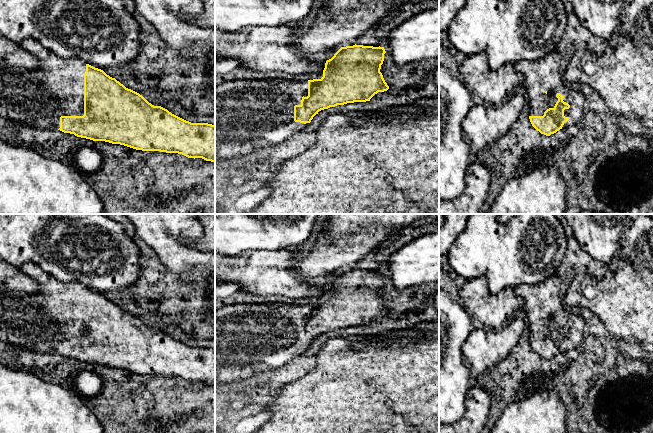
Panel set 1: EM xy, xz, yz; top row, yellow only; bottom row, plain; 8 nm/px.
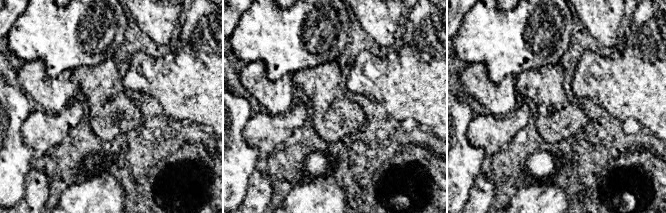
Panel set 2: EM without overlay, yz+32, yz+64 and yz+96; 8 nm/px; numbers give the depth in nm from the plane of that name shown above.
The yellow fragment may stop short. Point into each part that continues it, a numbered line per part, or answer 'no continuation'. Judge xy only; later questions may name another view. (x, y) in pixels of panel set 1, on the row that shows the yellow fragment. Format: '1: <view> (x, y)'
1: xy (38, 97)

